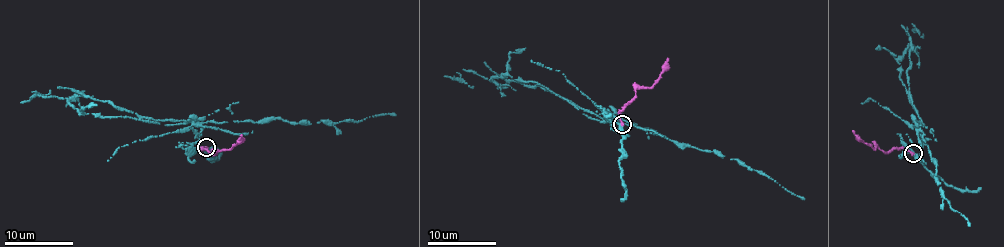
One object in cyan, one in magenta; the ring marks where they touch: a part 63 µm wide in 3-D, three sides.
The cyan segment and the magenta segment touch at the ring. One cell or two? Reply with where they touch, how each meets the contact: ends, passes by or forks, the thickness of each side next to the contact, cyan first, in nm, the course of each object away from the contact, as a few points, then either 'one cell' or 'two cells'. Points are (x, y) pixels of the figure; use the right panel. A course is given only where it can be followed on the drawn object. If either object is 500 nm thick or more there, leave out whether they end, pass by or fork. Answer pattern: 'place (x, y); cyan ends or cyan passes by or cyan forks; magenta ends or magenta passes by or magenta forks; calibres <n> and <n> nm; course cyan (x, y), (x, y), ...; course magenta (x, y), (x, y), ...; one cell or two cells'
place (913, 153); cyan ends; magenta ends; calibres 480 and 280 nm; course cyan (914, 153), (914, 144), (923, 144), (917, 126), (936, 164), (934, 180), (969, 226); course magenta (912, 153), (902, 148), (885, 153), (876, 147), (873, 148), (853, 130); two cells

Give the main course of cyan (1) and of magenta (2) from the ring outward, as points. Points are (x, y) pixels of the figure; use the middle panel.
1: (622, 125), (610, 120), (614, 130), (609, 116), (650, 133), (740, 160), (804, 199)
2: (622, 124), (619, 113), (637, 88), (653, 85), (667, 61), (666, 58)

